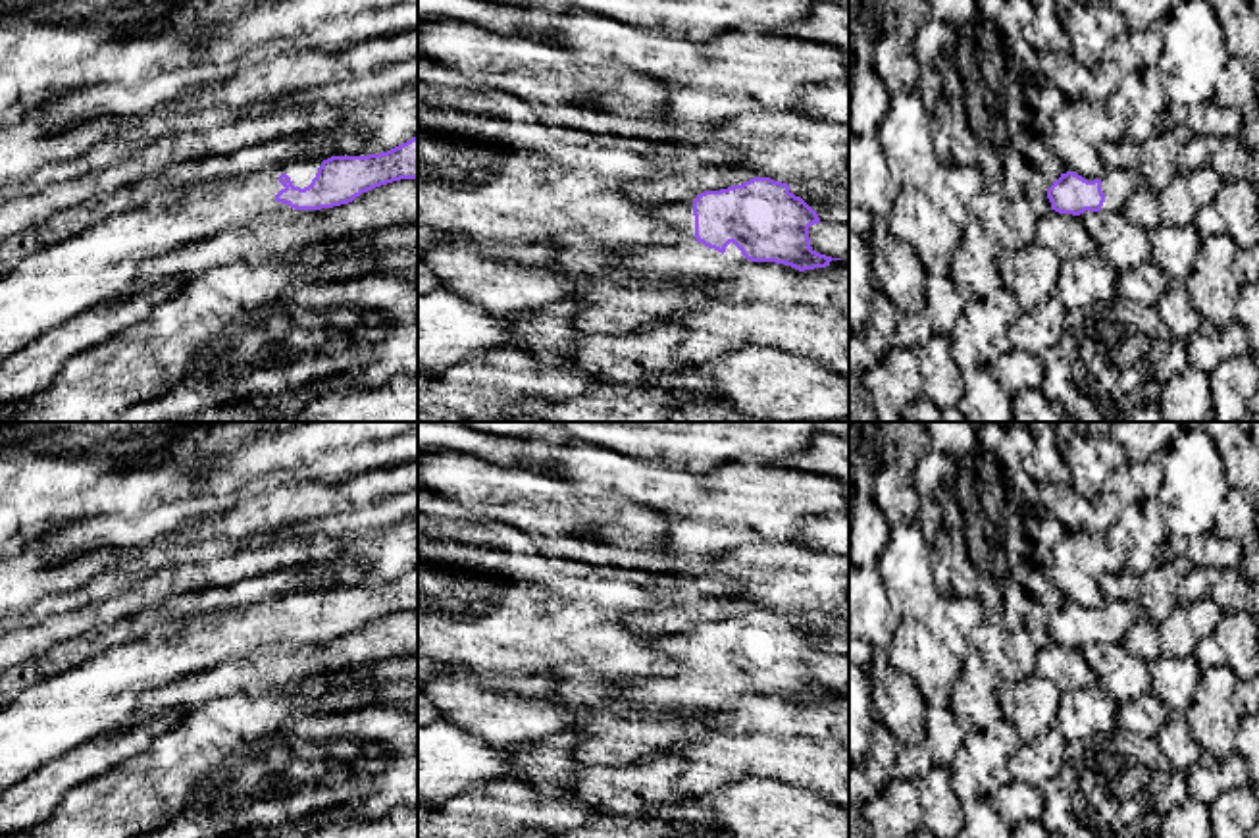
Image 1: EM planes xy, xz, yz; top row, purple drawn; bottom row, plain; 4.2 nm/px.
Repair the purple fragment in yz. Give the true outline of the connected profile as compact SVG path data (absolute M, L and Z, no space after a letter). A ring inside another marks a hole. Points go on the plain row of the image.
M1111 599L1099 609L1065 601L1047 616L1051 642L1084 649L1090 643L1122 643L1130 626L1142 616L1142 607L1130 599Z

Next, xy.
M418 566L379 586L339 588L310 582L281 599L244 609L252 651L273 642L321 642L352 634L375 618L418 611Z

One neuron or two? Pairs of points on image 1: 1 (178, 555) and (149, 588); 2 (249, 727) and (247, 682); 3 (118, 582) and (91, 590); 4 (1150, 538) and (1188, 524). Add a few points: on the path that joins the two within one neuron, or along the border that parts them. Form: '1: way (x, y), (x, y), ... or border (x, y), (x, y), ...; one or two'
1: way (166, 557), (151, 571), (151, 576); one
2: border (291, 686), (260, 694), (218, 696), (203, 706); two
3: way (112, 584), (97, 590); one
4: border (1157, 496), (1163, 507), (1163, 528), (1169, 534); two

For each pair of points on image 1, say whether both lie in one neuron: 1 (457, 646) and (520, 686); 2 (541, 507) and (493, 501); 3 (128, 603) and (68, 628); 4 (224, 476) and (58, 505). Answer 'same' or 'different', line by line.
1: different
2: same
3: different
4: same

